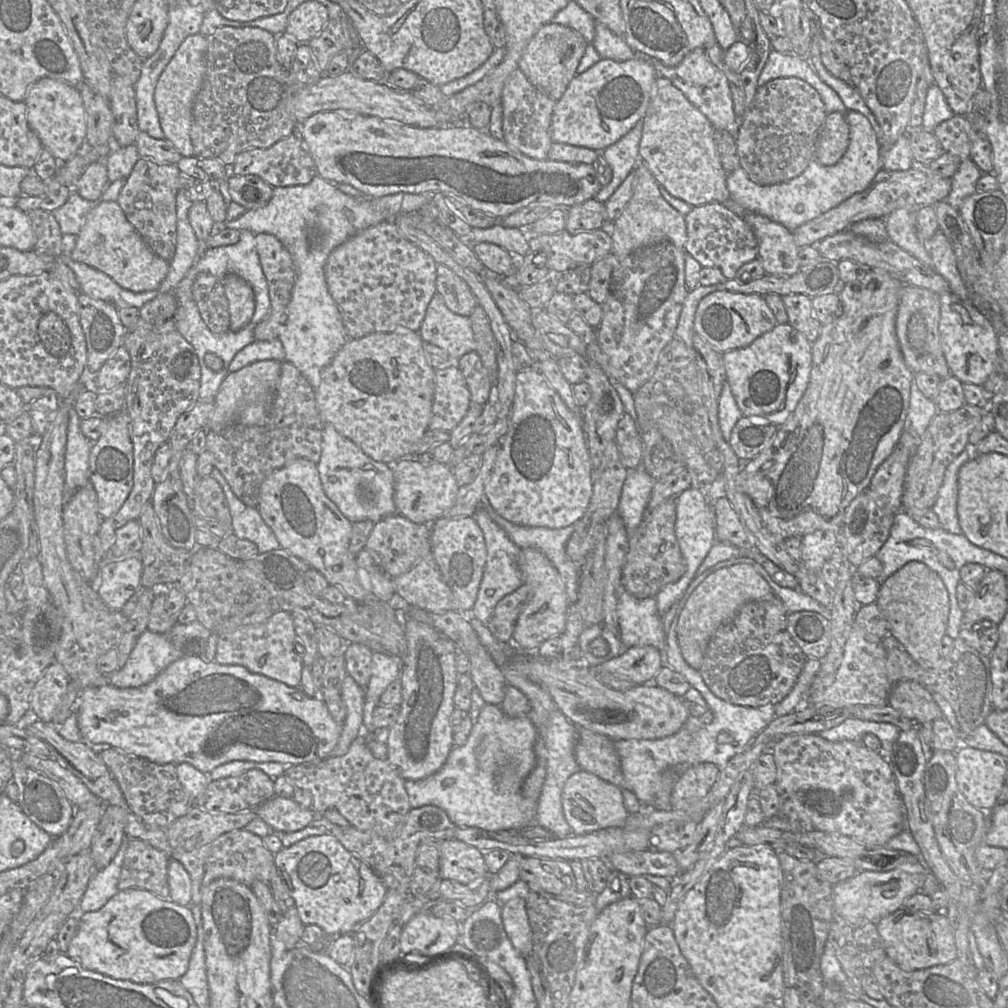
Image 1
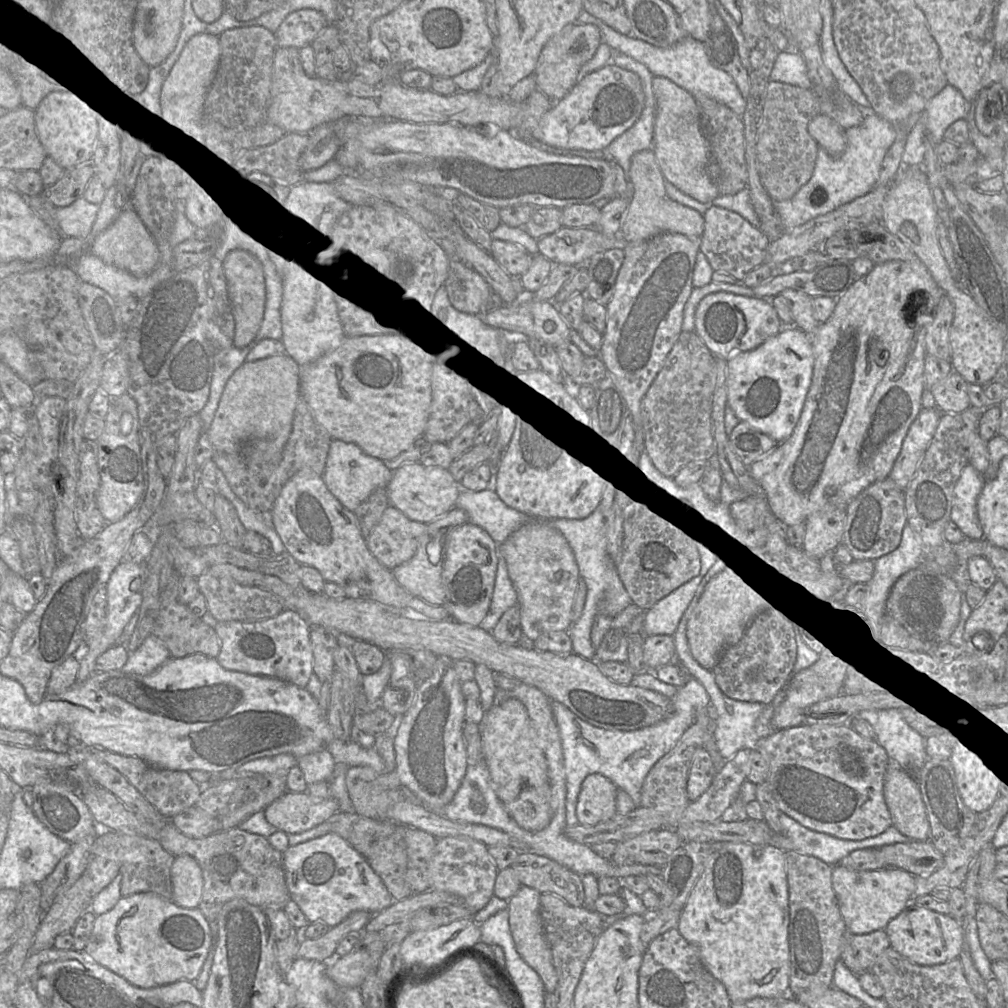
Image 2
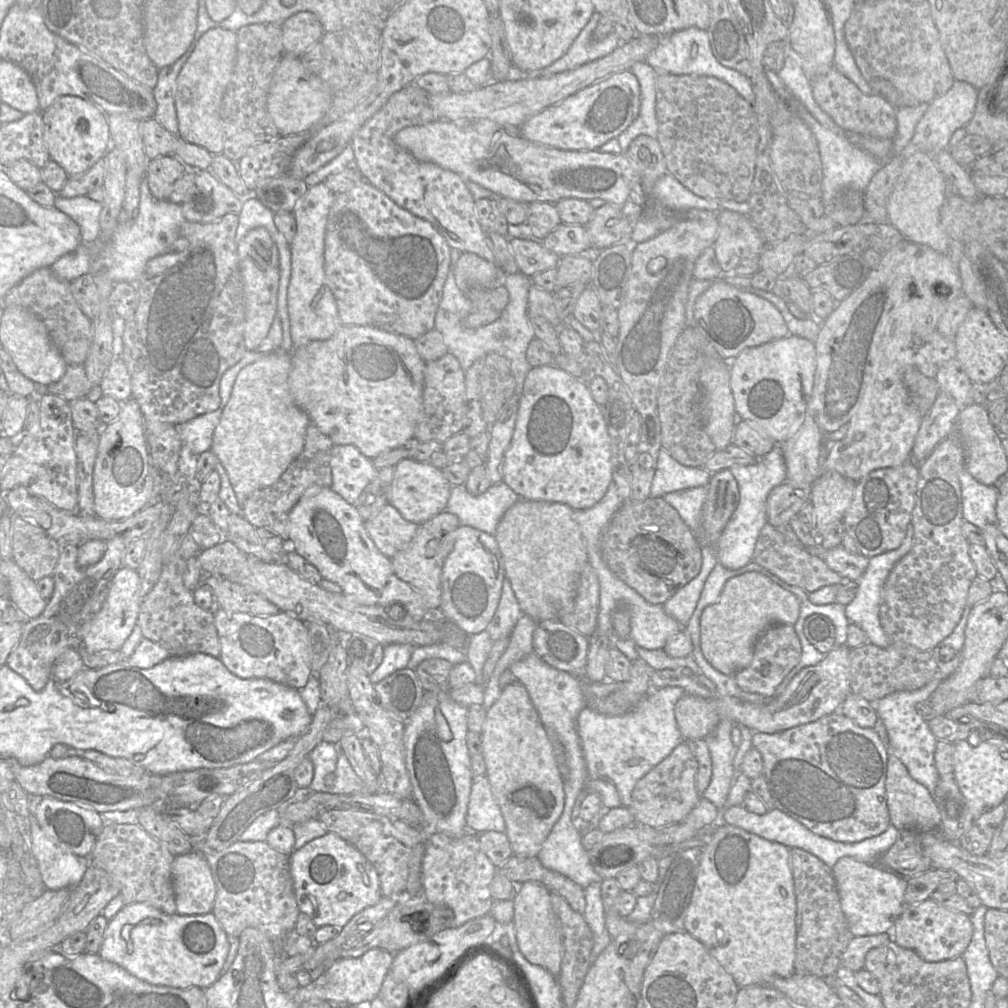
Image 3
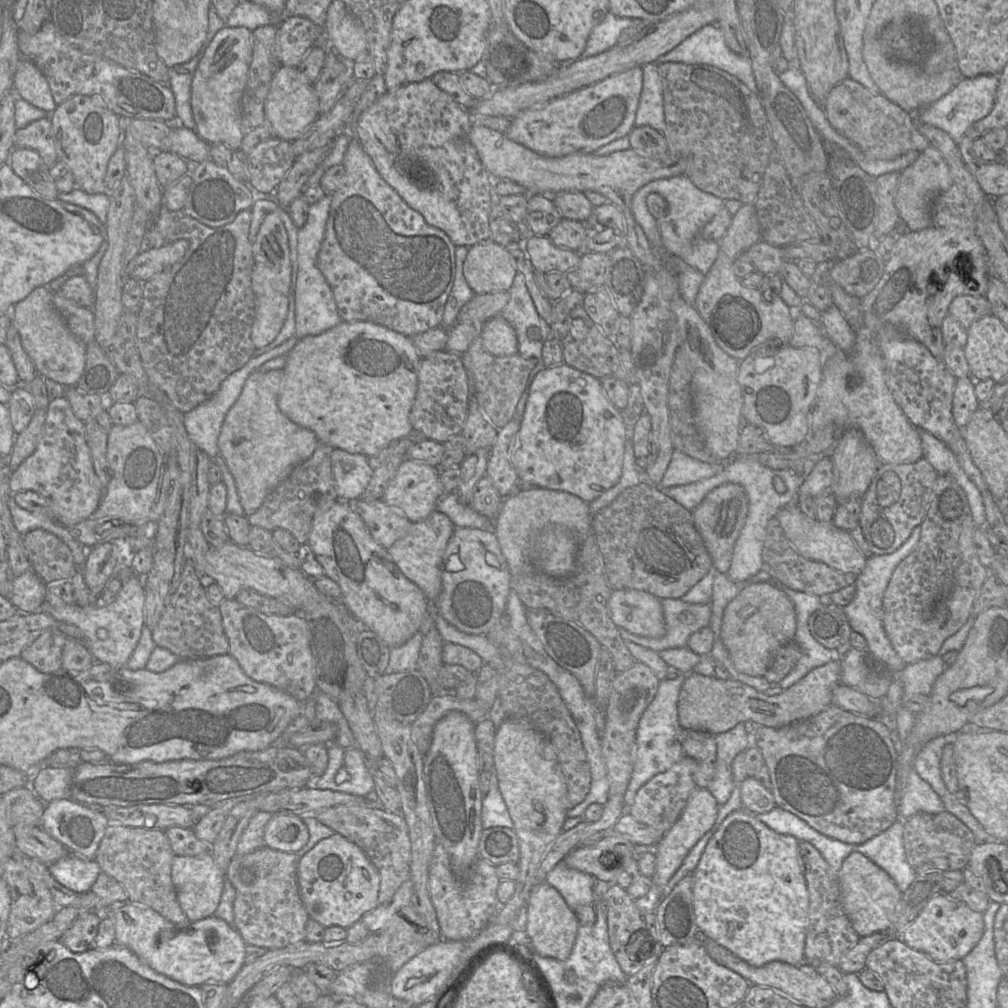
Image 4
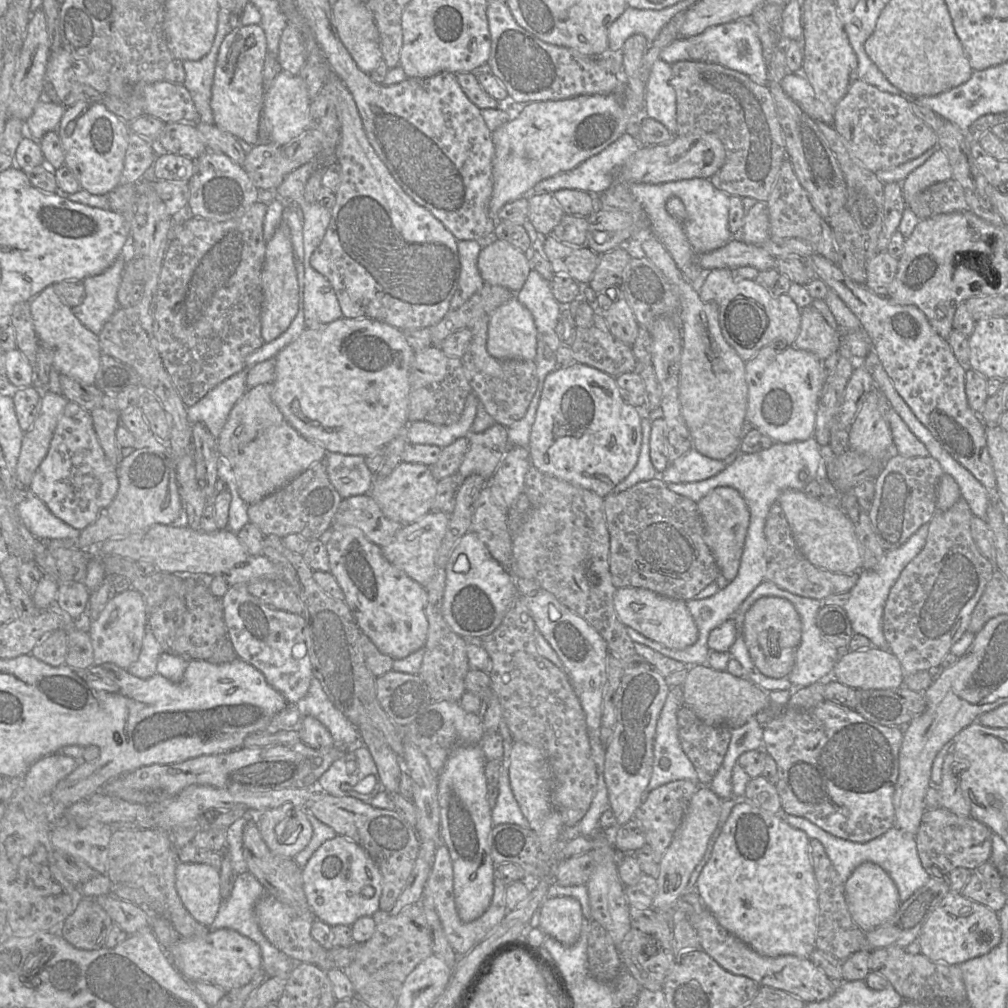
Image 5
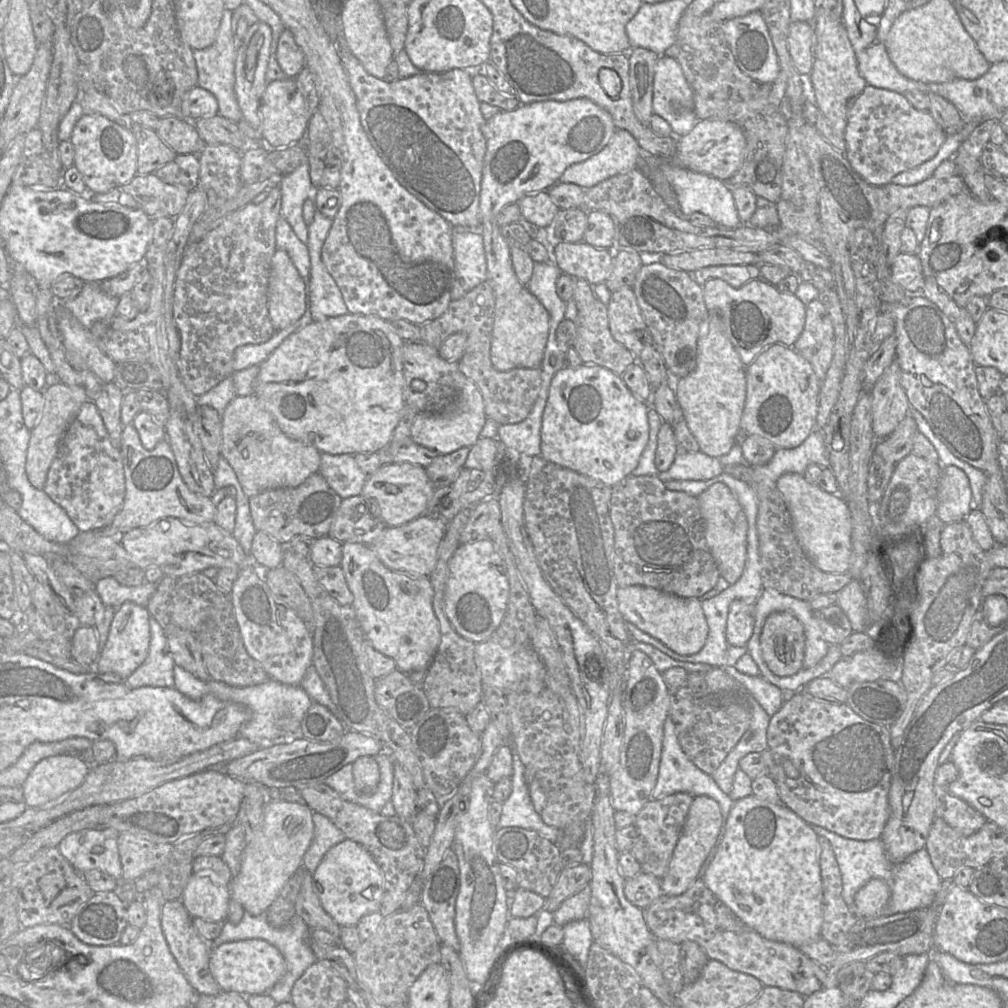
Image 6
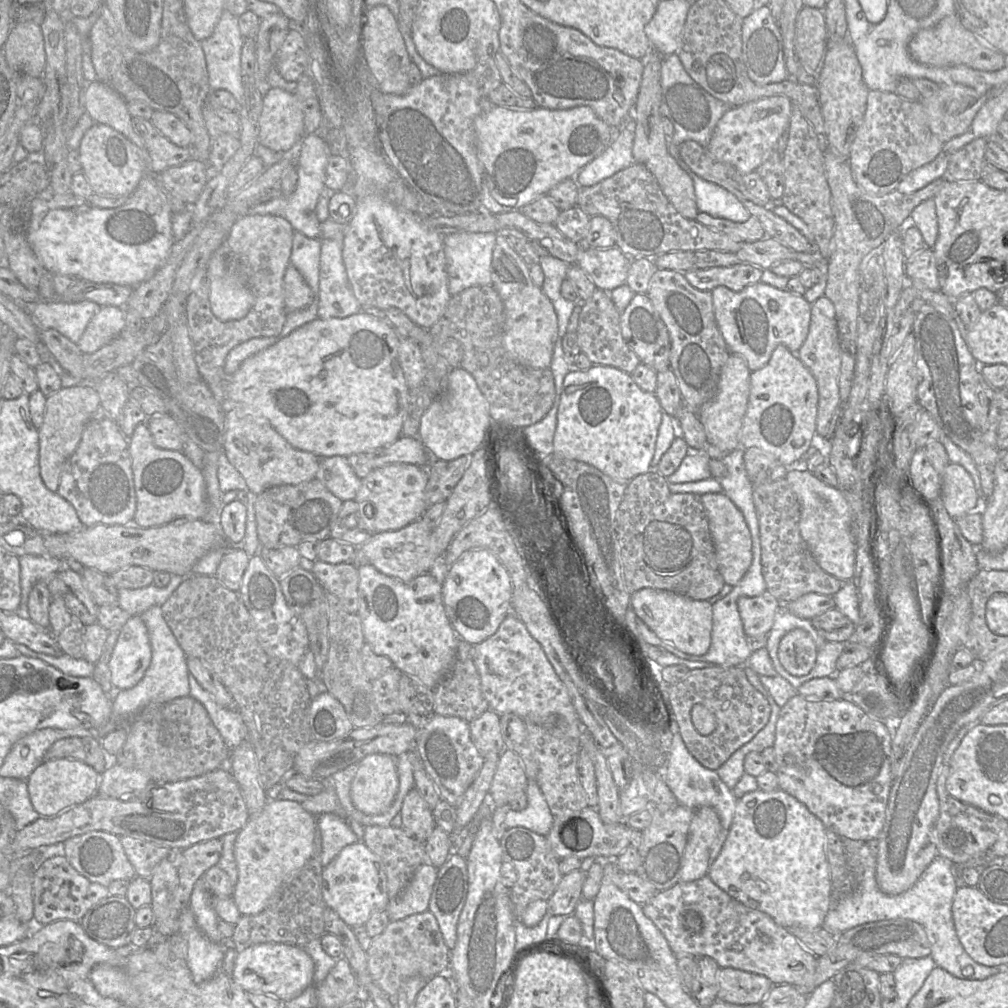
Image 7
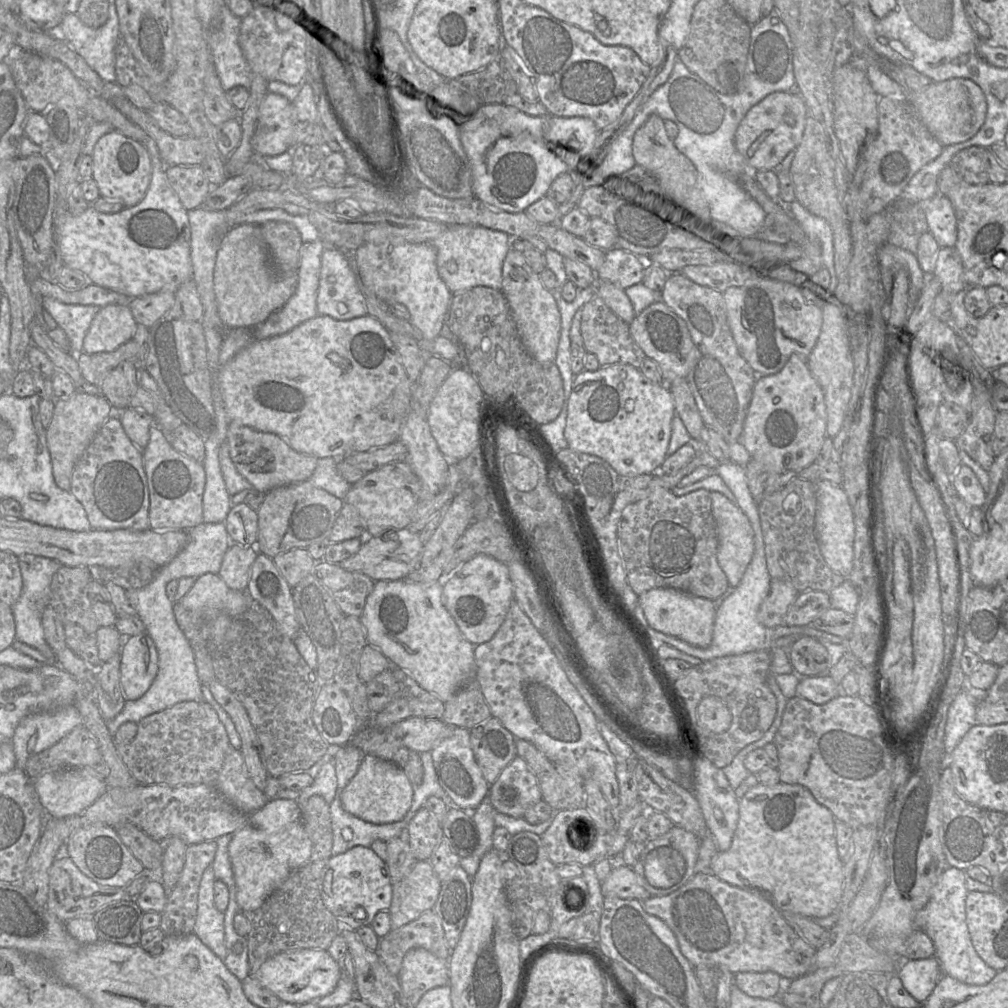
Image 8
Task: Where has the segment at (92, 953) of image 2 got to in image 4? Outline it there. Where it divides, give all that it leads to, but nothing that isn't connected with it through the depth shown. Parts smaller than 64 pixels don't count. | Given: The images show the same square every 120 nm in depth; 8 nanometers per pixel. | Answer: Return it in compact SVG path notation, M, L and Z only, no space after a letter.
M123 903L107 910L115 923L115 945L130 949L140 960L157 973L185 986L205 984L228 985L247 963L247 944L237 930L215 915L188 925L174 924L156 911L132 903Z

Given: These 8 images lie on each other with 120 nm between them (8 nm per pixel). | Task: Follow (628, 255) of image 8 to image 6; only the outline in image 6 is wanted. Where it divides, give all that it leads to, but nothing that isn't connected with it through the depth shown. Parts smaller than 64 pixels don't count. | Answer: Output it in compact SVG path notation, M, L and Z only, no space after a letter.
M582 241L560 242L553 250L553 261L562 273L584 279L591 285L605 283L613 268L613 250L598 249Z

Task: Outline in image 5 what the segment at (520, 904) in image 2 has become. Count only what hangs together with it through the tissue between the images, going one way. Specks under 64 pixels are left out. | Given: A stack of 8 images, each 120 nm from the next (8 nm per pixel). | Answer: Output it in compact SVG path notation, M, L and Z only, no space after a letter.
M571 896L545 898L538 911L538 928L546 936L565 946L572 946L578 941L584 916L577 899Z

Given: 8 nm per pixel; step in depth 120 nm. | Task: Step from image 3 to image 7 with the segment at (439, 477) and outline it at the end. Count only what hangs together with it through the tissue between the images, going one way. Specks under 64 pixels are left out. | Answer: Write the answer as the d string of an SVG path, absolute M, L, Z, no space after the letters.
M392 463L373 469L362 479L355 501L370 502L374 508L373 534L400 530L420 519L428 508L426 485L428 473L425 467L409 463Z

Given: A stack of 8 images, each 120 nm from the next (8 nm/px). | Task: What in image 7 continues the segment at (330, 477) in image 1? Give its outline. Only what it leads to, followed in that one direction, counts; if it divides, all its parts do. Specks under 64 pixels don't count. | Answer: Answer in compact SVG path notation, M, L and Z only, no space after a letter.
M345 456L321 458L315 478L343 502L354 500L362 484Z

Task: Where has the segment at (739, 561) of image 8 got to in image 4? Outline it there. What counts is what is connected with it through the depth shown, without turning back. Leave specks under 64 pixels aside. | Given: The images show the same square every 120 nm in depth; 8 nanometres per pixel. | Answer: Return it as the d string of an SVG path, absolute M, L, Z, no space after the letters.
M726 483L713 489L692 511L693 523L718 573L728 573L735 542L745 524L748 496L745 489L735 483Z

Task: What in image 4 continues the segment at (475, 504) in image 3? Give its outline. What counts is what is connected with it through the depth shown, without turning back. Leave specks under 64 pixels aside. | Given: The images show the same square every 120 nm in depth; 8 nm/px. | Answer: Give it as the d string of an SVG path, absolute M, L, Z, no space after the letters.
M456 492L444 494L437 503L439 512L446 514L457 528L493 529L493 522L476 512L471 505L463 504Z

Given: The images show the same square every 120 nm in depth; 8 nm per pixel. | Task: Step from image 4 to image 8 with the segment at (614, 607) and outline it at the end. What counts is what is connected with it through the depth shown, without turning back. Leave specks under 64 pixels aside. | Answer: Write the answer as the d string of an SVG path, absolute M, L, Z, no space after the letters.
M654 588L638 596L638 606L652 629L676 637L694 647L706 648L710 645L716 614L713 600L673 588Z

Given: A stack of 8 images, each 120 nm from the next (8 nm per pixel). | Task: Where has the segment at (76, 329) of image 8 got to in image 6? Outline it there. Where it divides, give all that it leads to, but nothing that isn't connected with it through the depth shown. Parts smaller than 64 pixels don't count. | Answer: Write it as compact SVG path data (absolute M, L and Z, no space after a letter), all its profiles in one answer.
M84 283L76 298L59 302L87 329L99 320L111 320L116 315L119 299L103 292L99 283Z

